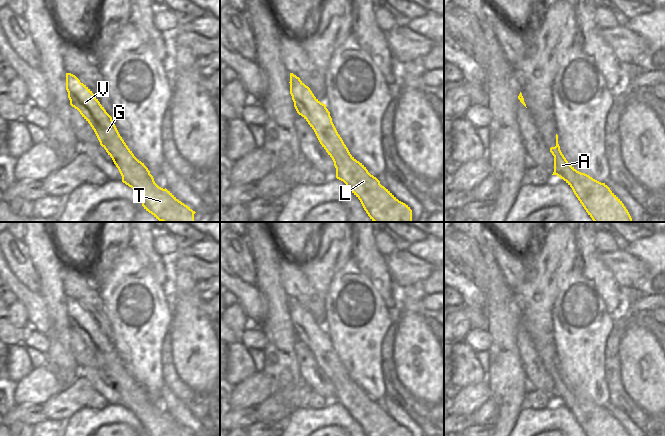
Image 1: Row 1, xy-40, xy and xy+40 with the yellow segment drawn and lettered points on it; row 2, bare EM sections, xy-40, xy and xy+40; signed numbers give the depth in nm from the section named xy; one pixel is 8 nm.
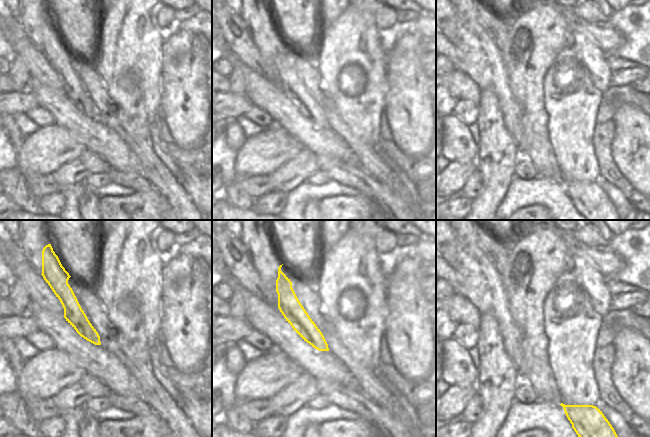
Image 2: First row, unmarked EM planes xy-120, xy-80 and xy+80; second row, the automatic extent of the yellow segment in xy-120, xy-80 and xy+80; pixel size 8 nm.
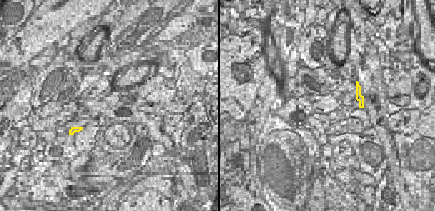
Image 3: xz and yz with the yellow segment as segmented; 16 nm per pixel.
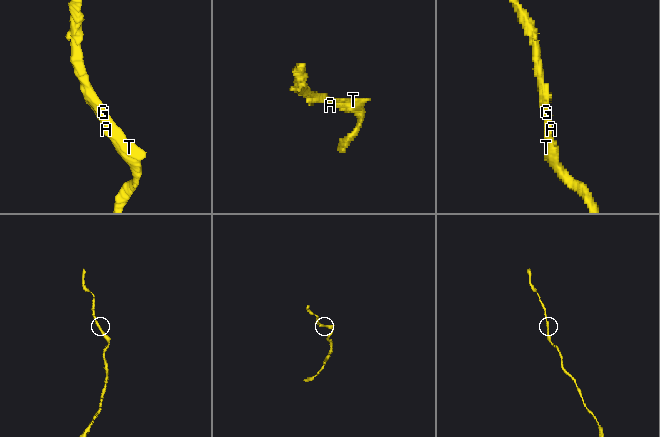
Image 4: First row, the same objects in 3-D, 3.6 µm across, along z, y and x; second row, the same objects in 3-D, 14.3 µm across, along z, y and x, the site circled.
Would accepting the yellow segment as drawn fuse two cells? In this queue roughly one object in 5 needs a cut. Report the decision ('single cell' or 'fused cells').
single cell

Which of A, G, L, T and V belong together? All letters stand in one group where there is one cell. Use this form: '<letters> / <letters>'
A G L T V

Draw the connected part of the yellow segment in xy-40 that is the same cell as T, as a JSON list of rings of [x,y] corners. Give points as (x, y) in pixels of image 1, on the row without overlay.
[[[66,297],[66,314],[70,329],[77,333],[82,341],[90,348],[94,354],[100,369],[106,374],[118,392],[122,406],[131,411],[140,422],[142,430],[148,436],[195,436],[190,431],[179,425],[166,412],[159,411],[148,392],[139,385],[128,372],[120,360],[112,341],[106,336],[92,315],[71,297]]]

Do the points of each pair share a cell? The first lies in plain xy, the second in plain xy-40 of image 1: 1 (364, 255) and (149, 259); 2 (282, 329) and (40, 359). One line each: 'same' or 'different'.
1: same
2: different

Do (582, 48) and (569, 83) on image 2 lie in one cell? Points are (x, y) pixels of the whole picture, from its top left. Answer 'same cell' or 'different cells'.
different cells

